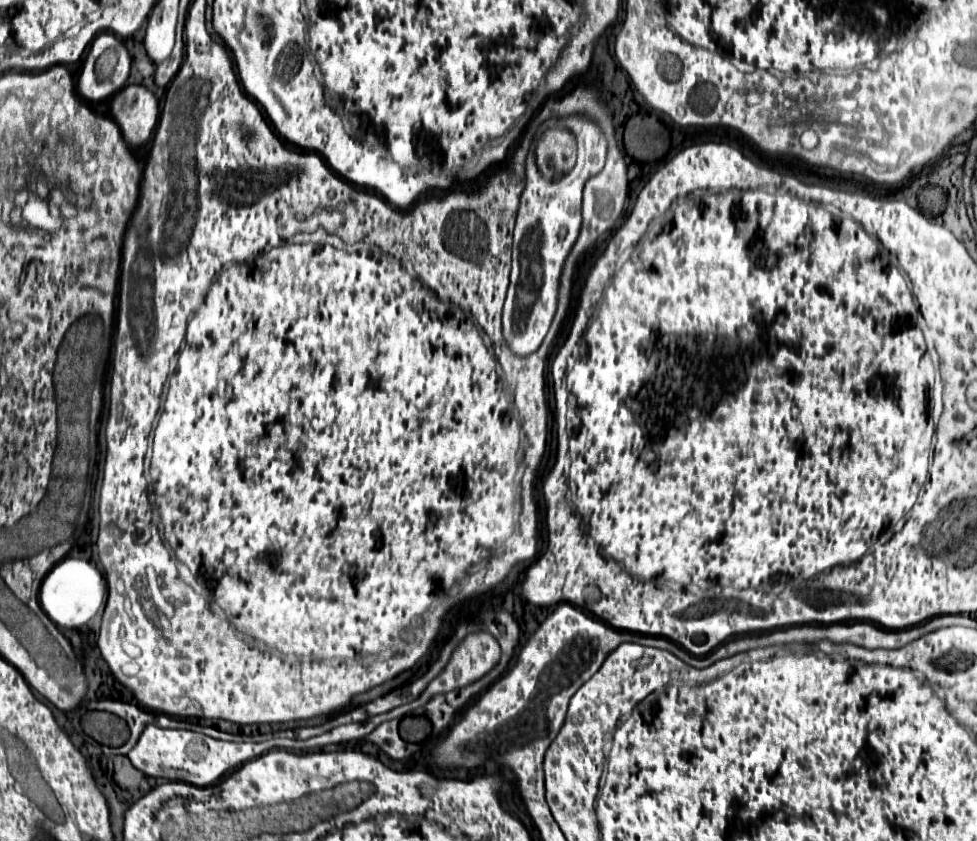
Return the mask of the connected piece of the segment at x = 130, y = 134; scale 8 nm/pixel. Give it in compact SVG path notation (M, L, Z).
M125 85L111 99L111 115L127 145L141 147L157 125L159 101L143 85Z

